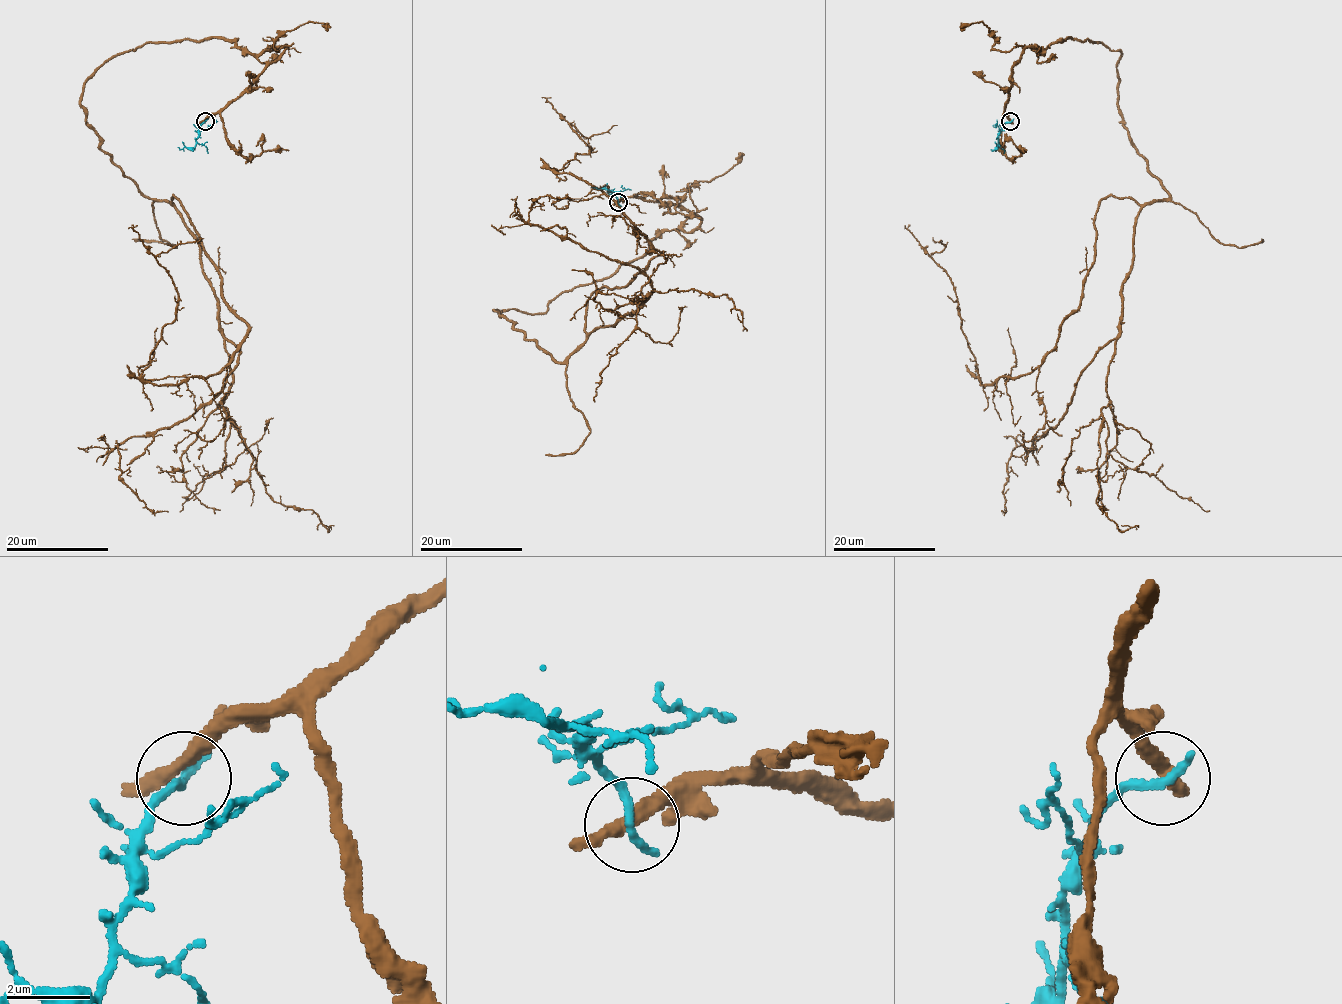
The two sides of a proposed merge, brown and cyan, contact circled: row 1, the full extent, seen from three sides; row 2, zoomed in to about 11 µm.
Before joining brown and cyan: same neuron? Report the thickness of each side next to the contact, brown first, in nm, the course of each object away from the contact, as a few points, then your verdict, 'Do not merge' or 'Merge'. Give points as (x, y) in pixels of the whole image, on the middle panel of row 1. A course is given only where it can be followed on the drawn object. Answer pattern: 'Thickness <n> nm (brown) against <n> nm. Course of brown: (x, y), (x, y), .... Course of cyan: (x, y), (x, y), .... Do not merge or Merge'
Thickness 320 nm (brown) against 280 nm. Course of brown: (617, 203), (700, 223), (494, 310), (558, 361), (661, 253), (556, 171), (592, 149), (570, 123), (617, 125). Course of cyan: (618, 203), (607, 189), (592, 187). Do not merge

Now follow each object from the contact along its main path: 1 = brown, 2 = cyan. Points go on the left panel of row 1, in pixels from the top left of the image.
1: (204, 121), (287, 47), (146, 42), (85, 84), (247, 326), (149, 383), (156, 257), (204, 239)
2: (205, 121), (198, 128), (193, 147), (181, 149), (178, 147)

